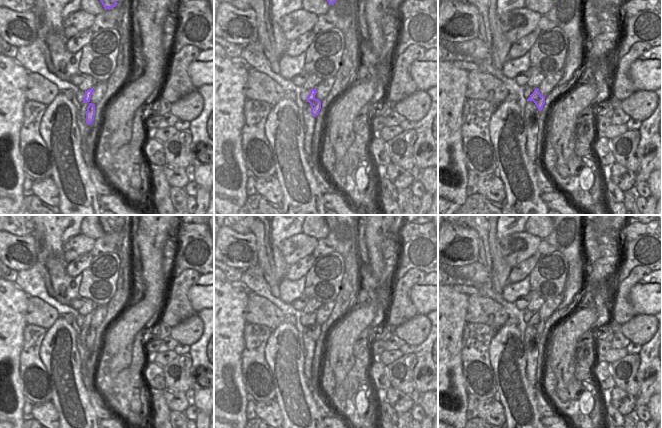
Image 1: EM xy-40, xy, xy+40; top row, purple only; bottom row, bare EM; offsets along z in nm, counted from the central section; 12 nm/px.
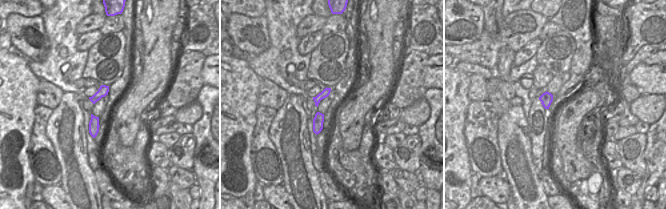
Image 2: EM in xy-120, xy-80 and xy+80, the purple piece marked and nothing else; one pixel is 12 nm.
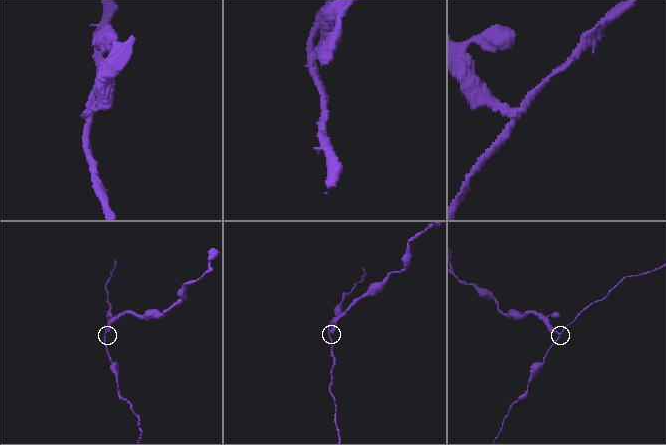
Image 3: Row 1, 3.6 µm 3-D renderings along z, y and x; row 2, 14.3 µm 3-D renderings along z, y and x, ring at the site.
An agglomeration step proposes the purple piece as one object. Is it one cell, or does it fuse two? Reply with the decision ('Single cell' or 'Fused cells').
Fused cells

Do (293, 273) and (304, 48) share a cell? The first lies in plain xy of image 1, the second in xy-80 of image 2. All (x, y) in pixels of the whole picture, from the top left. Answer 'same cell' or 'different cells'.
same cell

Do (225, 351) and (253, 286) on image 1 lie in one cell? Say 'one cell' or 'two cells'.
two cells

